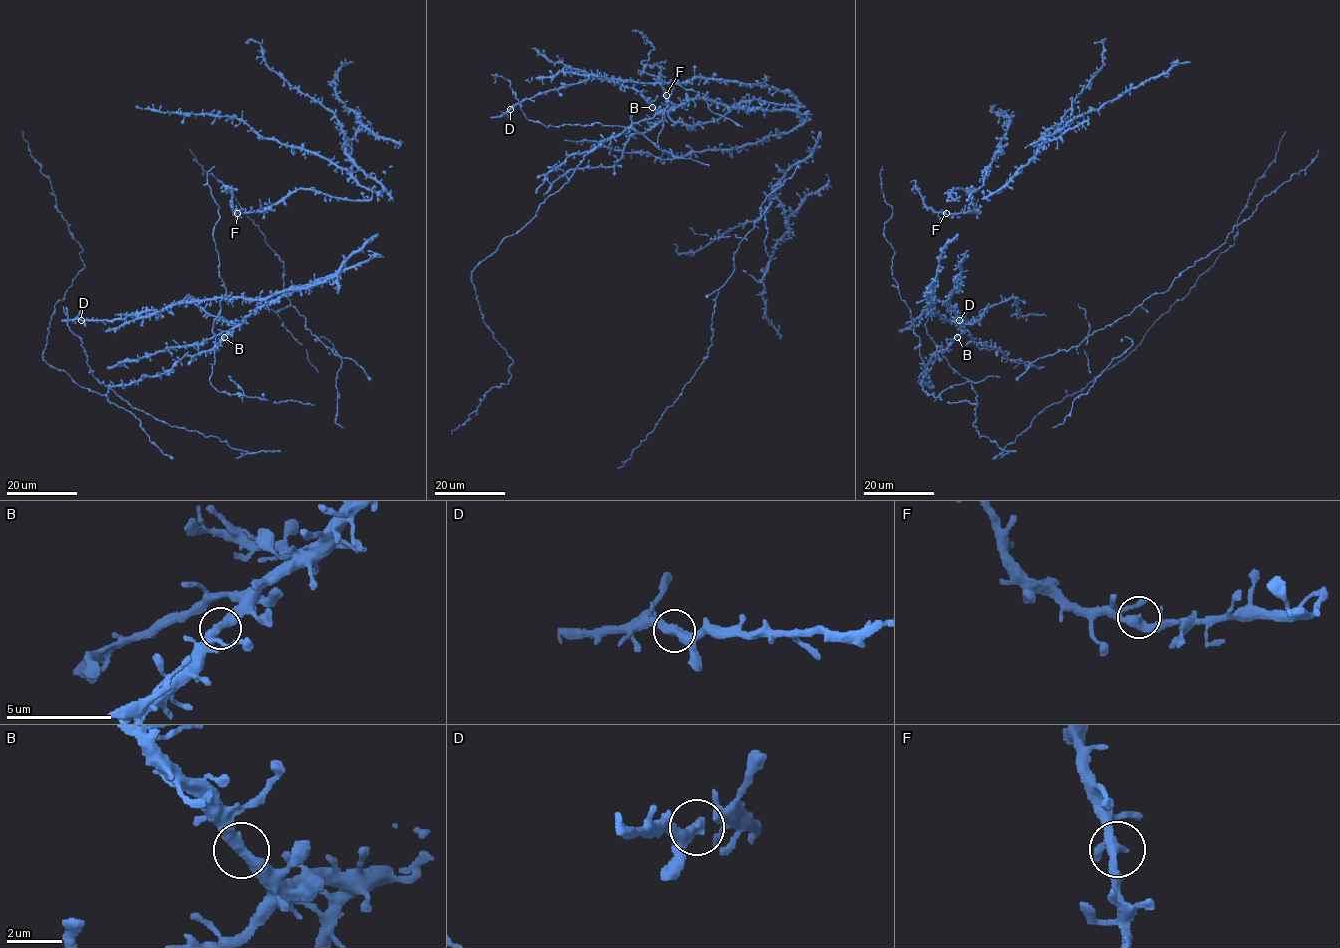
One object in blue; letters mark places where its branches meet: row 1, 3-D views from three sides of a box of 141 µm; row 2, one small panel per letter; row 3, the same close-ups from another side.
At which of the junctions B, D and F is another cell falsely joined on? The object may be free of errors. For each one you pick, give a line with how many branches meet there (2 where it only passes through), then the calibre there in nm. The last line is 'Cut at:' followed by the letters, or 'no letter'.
Cut at: no letter

